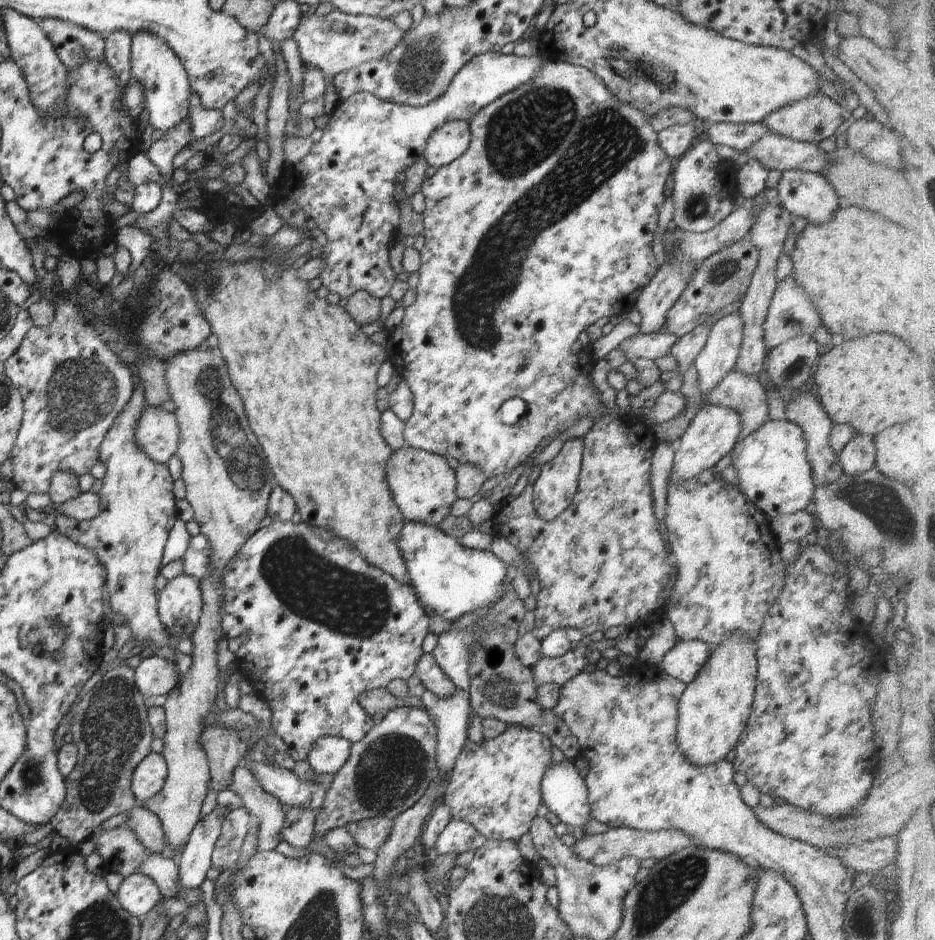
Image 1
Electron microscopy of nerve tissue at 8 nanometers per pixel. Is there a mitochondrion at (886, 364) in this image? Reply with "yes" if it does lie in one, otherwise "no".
no

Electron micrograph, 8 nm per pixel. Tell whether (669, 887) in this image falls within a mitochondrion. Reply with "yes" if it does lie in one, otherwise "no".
yes

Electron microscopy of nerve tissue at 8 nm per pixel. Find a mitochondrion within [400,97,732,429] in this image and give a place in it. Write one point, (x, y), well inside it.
(697, 207)

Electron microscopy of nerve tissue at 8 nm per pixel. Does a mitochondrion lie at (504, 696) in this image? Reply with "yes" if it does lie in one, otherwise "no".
yes

